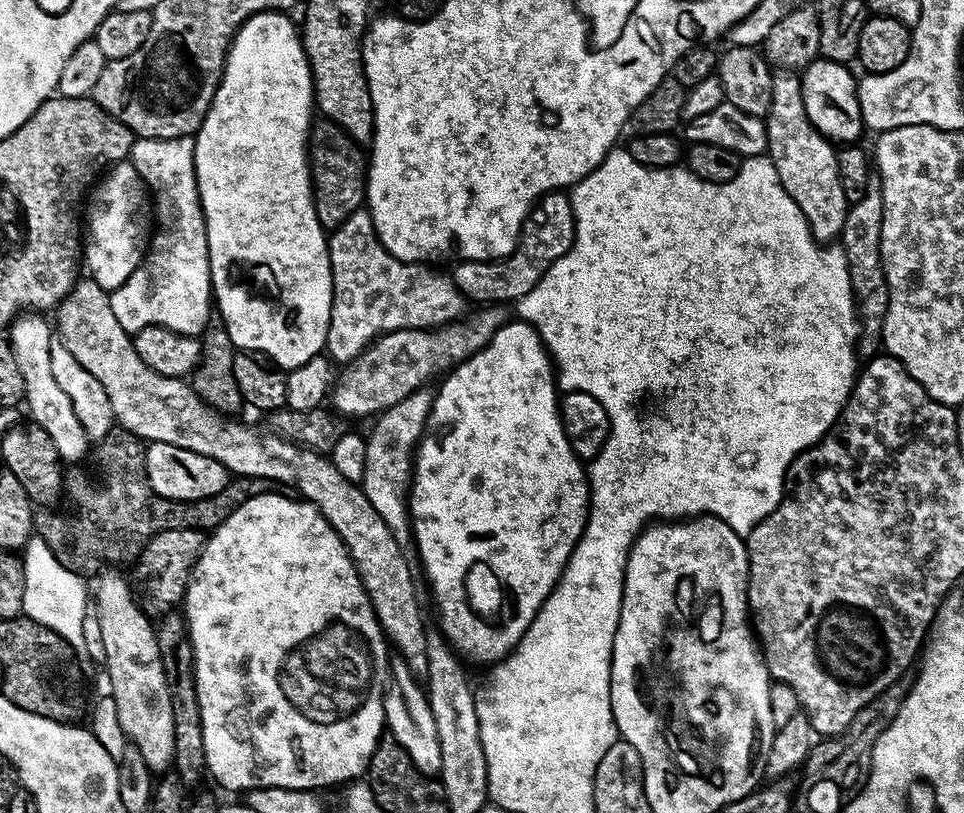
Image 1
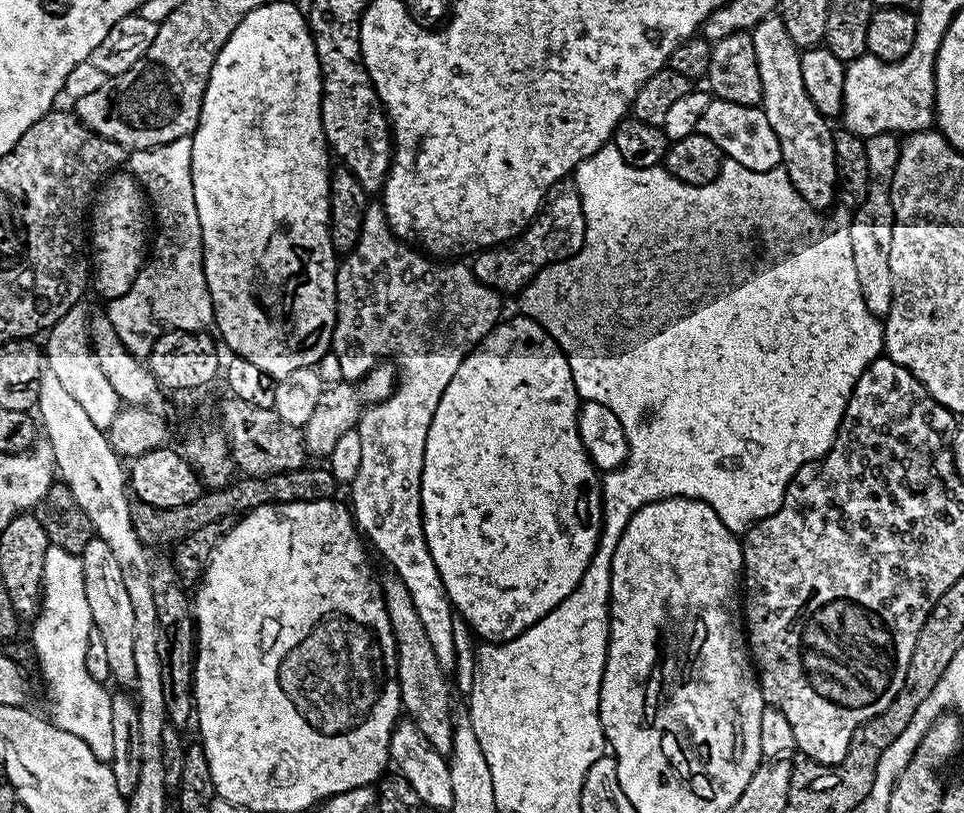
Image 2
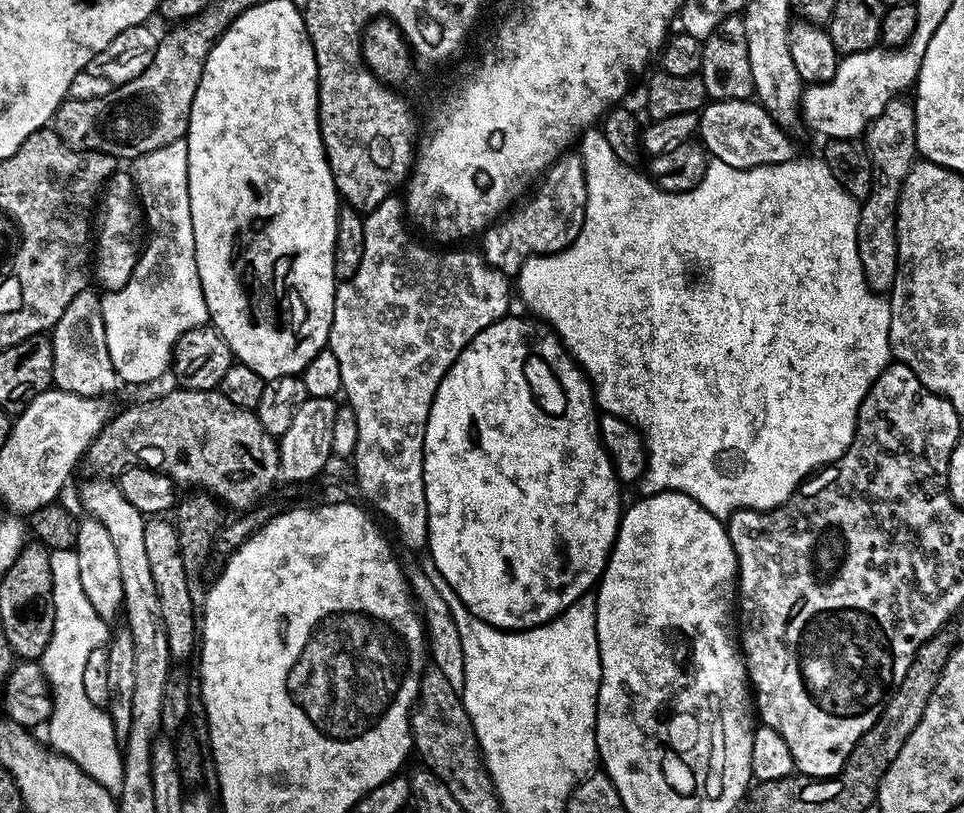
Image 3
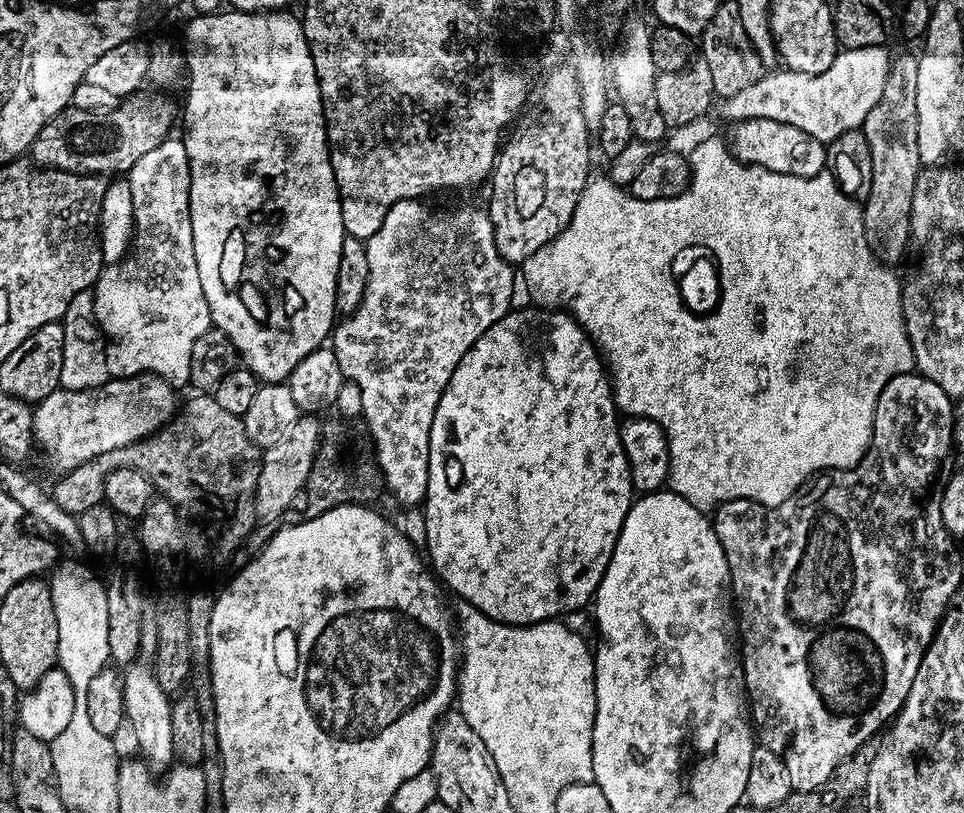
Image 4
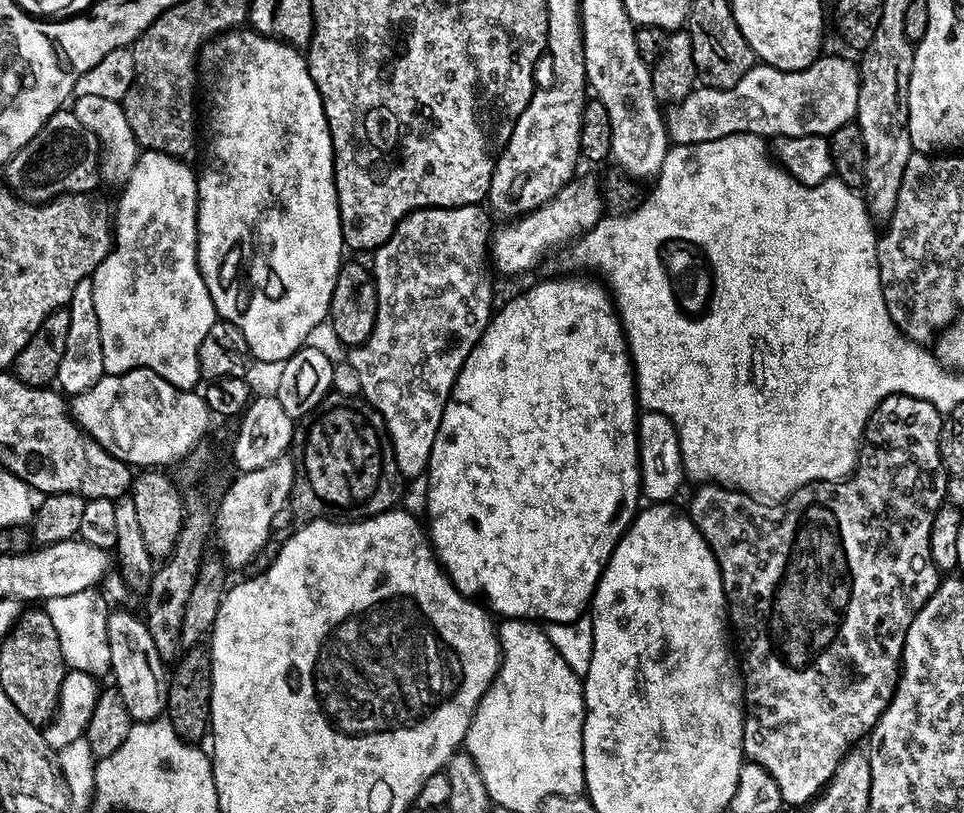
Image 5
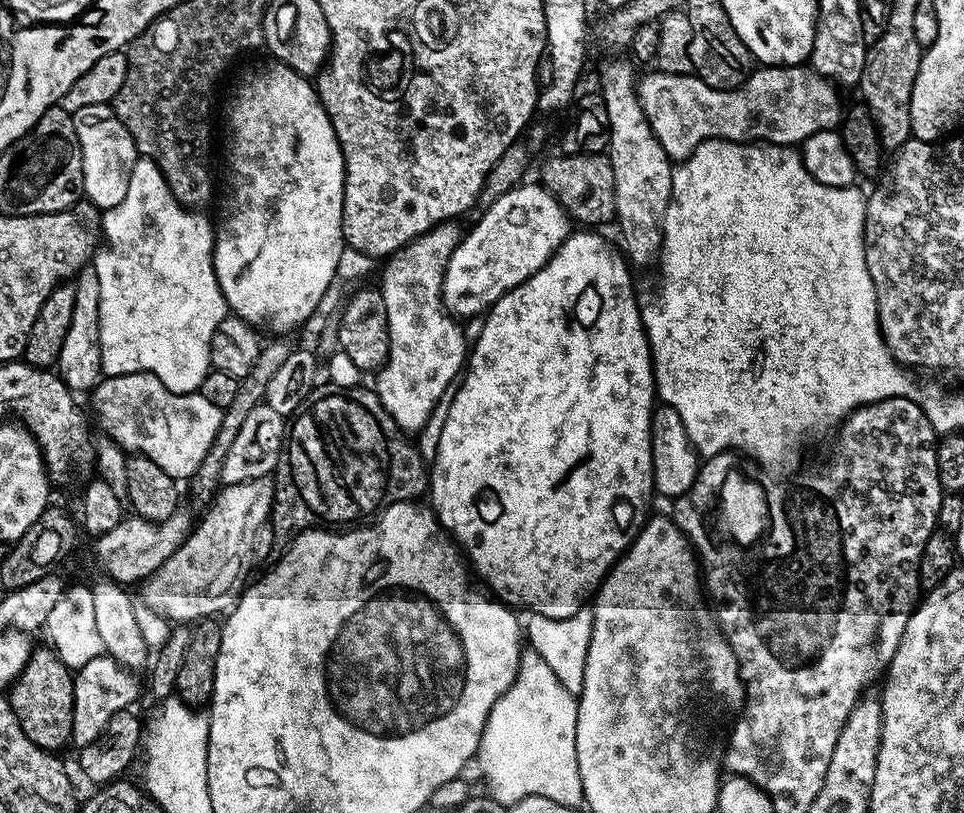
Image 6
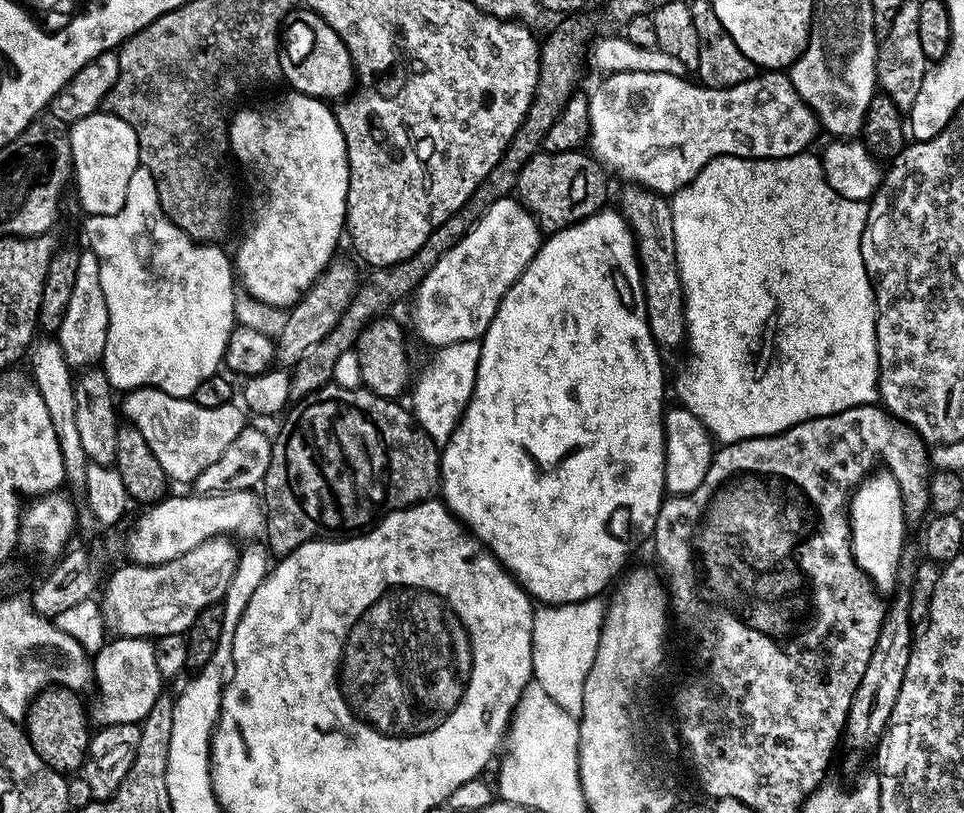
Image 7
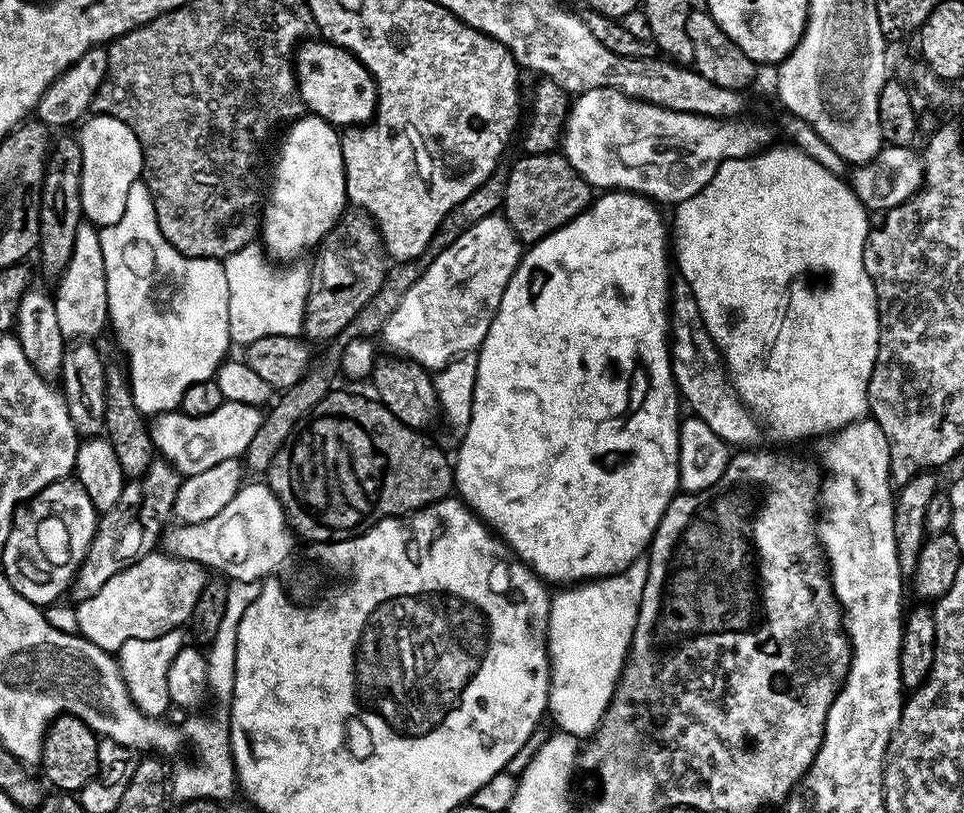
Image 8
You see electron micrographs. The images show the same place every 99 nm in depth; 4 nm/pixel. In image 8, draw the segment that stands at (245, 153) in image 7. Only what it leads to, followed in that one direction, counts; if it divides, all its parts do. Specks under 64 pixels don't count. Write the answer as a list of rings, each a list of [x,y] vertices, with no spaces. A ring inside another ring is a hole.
[[[311,114],[291,121],[288,130],[272,168],[272,189],[266,192],[259,230],[265,253],[276,262],[292,262],[307,248],[315,249],[346,211],[341,133]]]

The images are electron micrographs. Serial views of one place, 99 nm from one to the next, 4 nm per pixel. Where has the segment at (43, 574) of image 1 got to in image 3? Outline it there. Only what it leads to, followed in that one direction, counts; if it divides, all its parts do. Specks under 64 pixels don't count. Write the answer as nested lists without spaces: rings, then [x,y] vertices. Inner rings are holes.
[[[54,548],[51,554],[54,630],[38,661],[44,670],[45,680],[52,687],[52,717],[46,725],[47,743],[51,751],[73,760],[90,778],[94,778],[94,782],[116,794],[124,777],[122,744],[116,739],[116,731],[107,711],[101,705],[90,702],[90,698],[86,698],[86,686],[82,686],[82,673],[86,671],[90,654],[109,643],[110,624],[97,614],[94,606],[90,606],[90,598],[86,598],[86,590],[82,590],[76,551]]]

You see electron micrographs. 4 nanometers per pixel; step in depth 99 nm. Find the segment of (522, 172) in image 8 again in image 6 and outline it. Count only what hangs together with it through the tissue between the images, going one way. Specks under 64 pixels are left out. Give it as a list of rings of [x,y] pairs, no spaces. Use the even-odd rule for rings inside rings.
[[[579,152],[576,155],[556,154],[540,168],[539,183],[580,226],[600,226],[616,214],[614,170],[607,155]]]

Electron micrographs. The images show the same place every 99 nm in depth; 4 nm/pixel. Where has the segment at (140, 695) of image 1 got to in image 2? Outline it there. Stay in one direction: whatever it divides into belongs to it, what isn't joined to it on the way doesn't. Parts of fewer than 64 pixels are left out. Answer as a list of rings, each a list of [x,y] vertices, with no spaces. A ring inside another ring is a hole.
[[[92,538],[85,543],[84,551],[79,553],[82,562],[82,578],[86,586],[86,602],[90,606],[94,630],[102,634],[102,642],[106,645],[106,655],[112,671],[111,679],[117,680],[117,685],[132,686],[136,682],[136,667],[134,666],[134,610],[122,583],[122,574],[118,561],[98,538]]]

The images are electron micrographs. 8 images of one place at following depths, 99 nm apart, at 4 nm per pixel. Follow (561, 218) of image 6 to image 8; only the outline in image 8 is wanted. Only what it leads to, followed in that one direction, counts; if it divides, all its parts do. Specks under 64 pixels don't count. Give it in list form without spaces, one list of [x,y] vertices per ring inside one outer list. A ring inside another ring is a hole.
[[[503,215],[482,218],[454,242],[406,290],[398,310],[390,314],[382,333],[389,353],[429,370],[446,367],[464,352],[476,352],[494,322],[502,294],[520,264],[522,242]]]

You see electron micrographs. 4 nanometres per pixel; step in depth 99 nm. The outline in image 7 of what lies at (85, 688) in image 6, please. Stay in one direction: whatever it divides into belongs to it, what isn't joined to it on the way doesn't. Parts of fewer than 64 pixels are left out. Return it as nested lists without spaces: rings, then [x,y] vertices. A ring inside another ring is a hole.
[[[120,636],[109,639],[92,660],[95,691],[100,691],[96,705],[91,705],[90,716],[97,725],[140,724],[154,710],[162,691],[162,677],[155,657],[156,646],[142,636]]]

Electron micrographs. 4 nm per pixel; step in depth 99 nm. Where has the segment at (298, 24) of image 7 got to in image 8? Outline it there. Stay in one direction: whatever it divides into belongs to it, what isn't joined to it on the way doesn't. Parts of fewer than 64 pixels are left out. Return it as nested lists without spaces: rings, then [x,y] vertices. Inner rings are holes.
[[[323,38],[312,39],[305,39],[294,52],[296,83],[300,86],[300,99],[303,100],[305,109],[311,115],[322,117],[340,130],[369,123],[376,115],[376,82],[364,63],[355,54],[336,44],[330,44]]]

